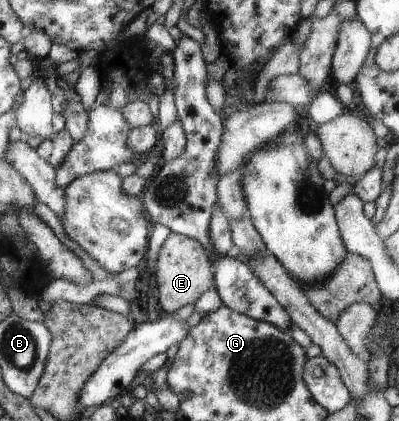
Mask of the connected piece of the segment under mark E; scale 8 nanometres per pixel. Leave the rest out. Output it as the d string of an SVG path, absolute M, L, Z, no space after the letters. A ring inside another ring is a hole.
M170 233L160 248L156 262L158 300L166 313L175 313L179 308L193 305L203 292L213 286L213 262L207 250L190 237Z

